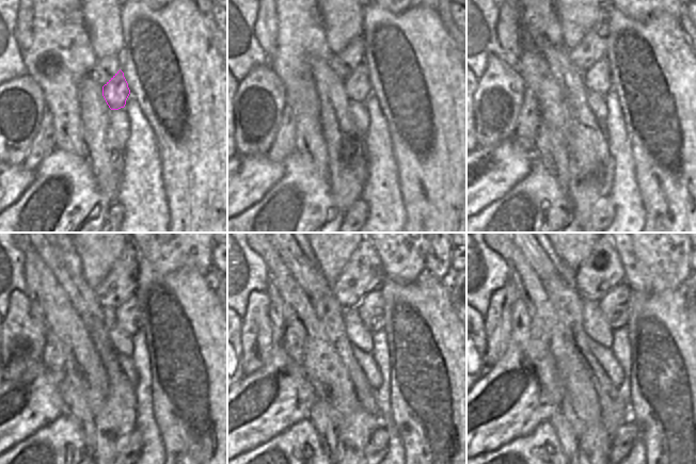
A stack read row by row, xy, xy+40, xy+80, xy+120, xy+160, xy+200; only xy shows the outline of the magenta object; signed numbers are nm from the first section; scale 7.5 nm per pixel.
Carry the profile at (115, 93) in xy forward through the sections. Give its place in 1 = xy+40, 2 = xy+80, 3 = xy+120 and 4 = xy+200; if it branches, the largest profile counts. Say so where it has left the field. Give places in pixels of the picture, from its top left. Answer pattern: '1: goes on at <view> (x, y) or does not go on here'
1: goes on at xy+40 (358, 86)
2: goes on at xy+80 (597, 78)
3: goes on at xy+120 (127, 316)
4: goes on at xy+200 (614, 306)

